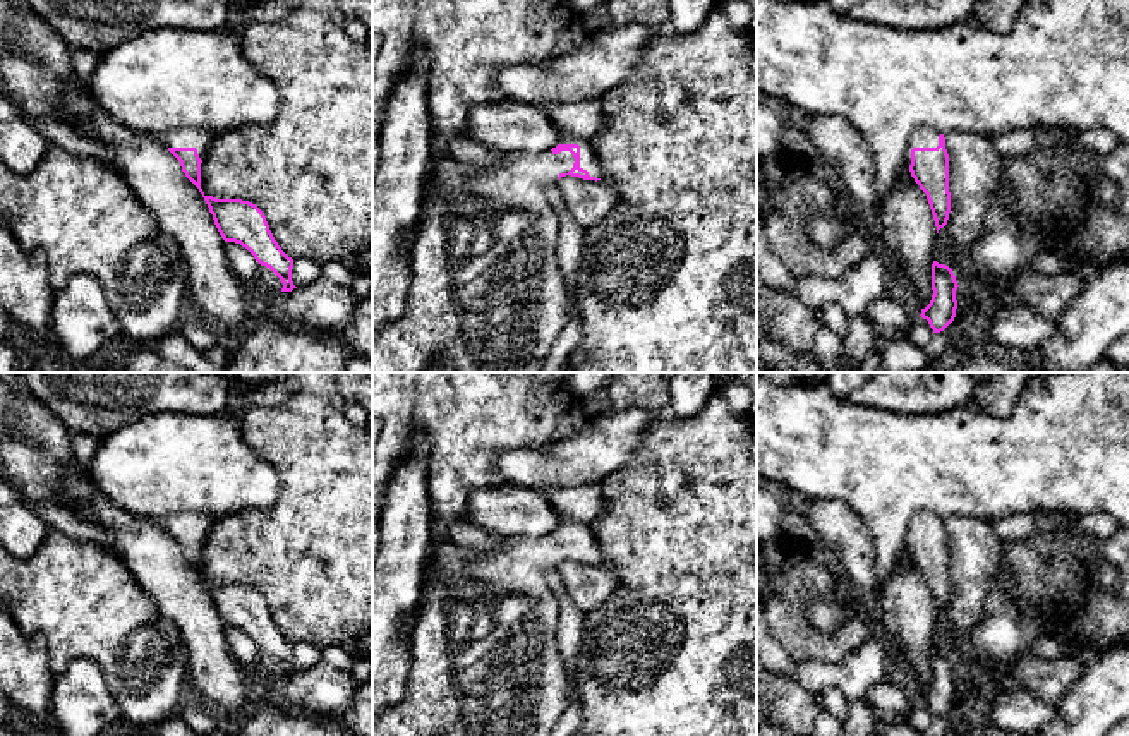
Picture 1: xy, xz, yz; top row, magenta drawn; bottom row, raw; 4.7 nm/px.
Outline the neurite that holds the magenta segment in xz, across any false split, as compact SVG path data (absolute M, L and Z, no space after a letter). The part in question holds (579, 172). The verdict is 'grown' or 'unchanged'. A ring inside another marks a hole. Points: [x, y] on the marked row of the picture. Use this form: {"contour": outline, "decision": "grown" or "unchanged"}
{"contour": "M561 137L556 148L539 154L511 153L504 154L504 158L504 163L499 166L475 166L455 158L432 161L434 175L431 177L431 194L422 199L422 216L410 247L412 280L407 292L407 305L396 321L384 326L372 338L372 372L422 372L427 364L439 355L448 357L453 362L455 372L540 372L540 367L568 317L568 293L556 256L559 218L549 202L547 192L561 177L571 175L597 182L604 177L604 172L590 141L578 137Z", "decision": "grown"}

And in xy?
{"contour": "M182 129L153 136L180 161L185 177L202 194L214 225L225 242L245 247L254 259L269 268L283 283L281 292L297 288L292 281L293 259L275 240L264 213L242 199L216 199L201 189L201 163L214 134L201 129Z", "decision": "grown"}

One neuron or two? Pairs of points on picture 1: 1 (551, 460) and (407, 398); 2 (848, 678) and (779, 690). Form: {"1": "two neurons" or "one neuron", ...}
{"1": "two neurons", "2": "two neurons"}

